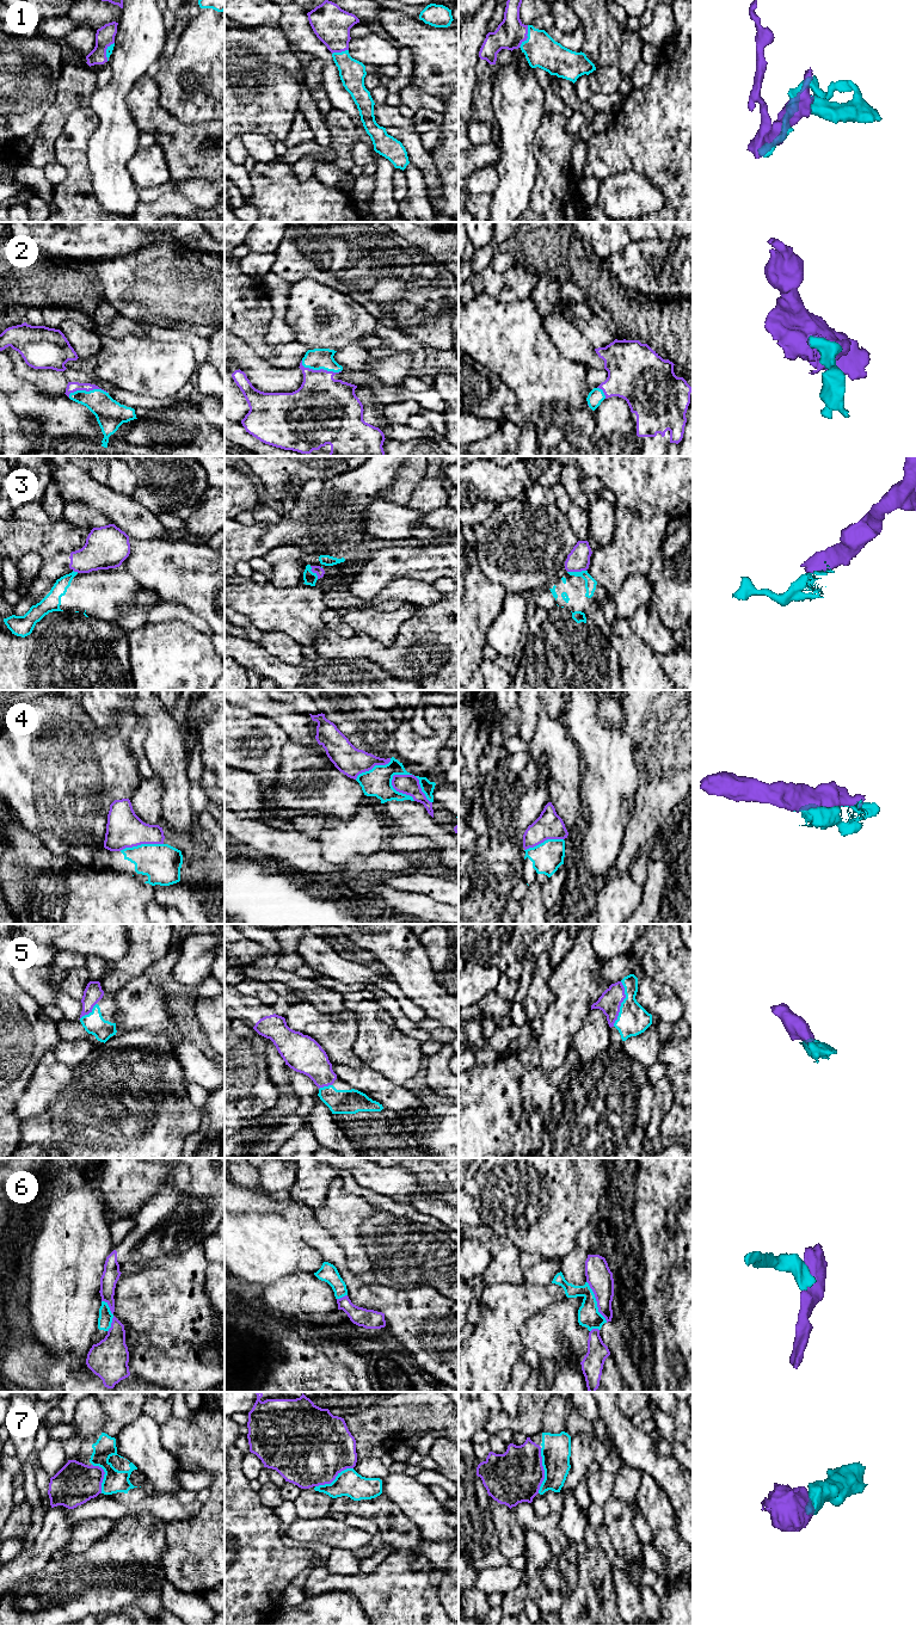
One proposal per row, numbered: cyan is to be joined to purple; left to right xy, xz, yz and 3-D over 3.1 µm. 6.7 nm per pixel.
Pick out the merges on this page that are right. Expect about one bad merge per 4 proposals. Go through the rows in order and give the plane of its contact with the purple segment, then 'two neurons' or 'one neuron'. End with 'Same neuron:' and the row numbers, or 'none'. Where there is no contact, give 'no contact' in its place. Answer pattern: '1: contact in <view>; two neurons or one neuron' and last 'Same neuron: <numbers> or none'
1: contact in yz; one neuron
2: contact in xz; one neuron
3: contact in yz; two neurons
4: contact in xz; two neurons
5: contact in yz; one neuron
6: contact in yz; two neurons
7: contact in yz; one neuron
Same neuron: 1, 2, 5, 7

